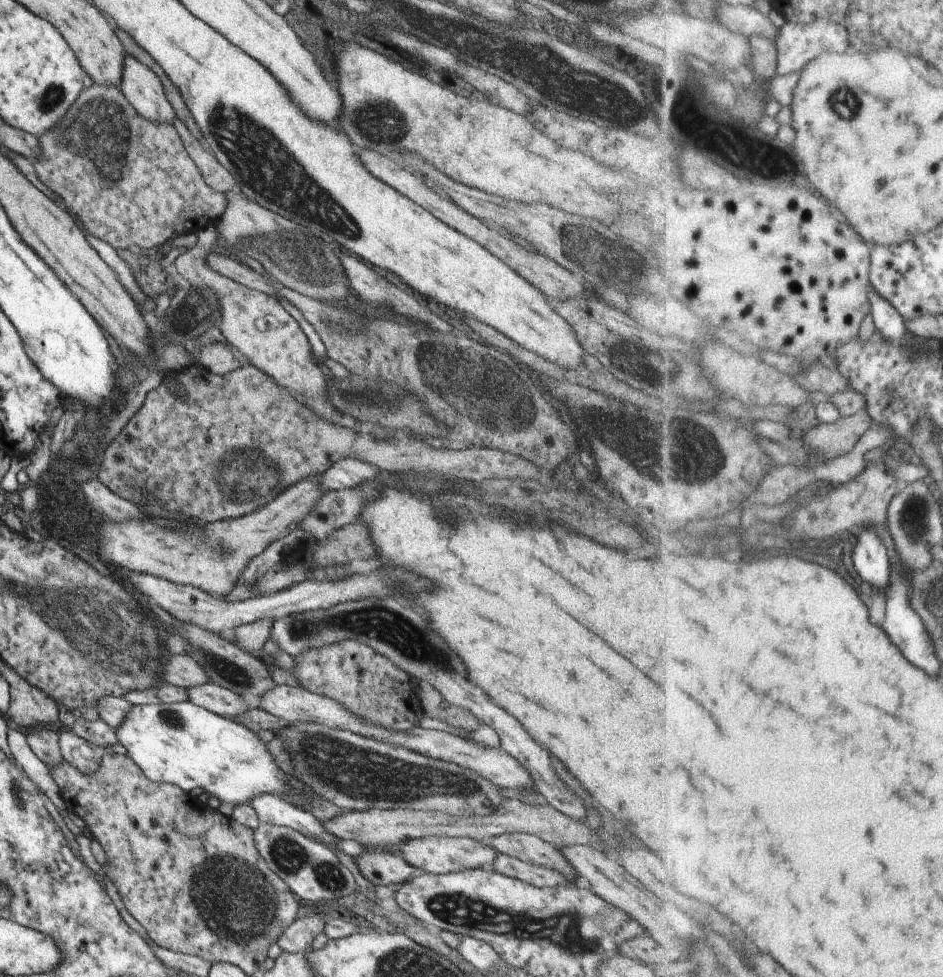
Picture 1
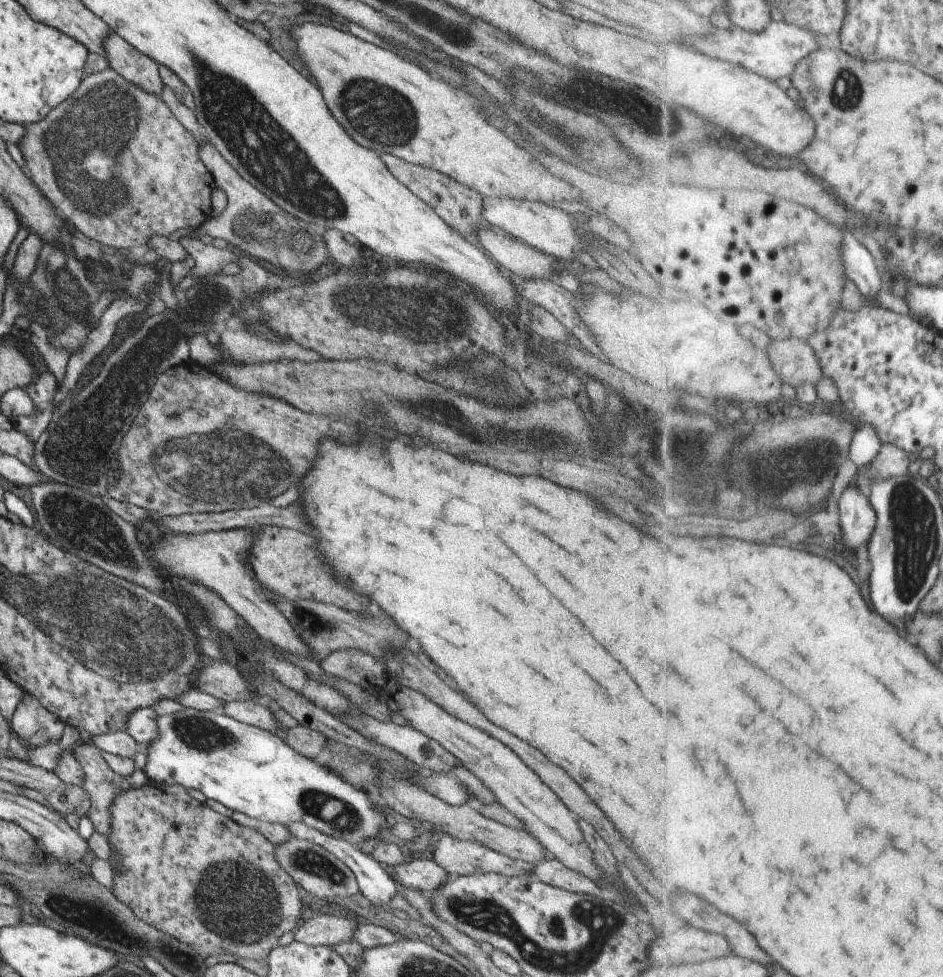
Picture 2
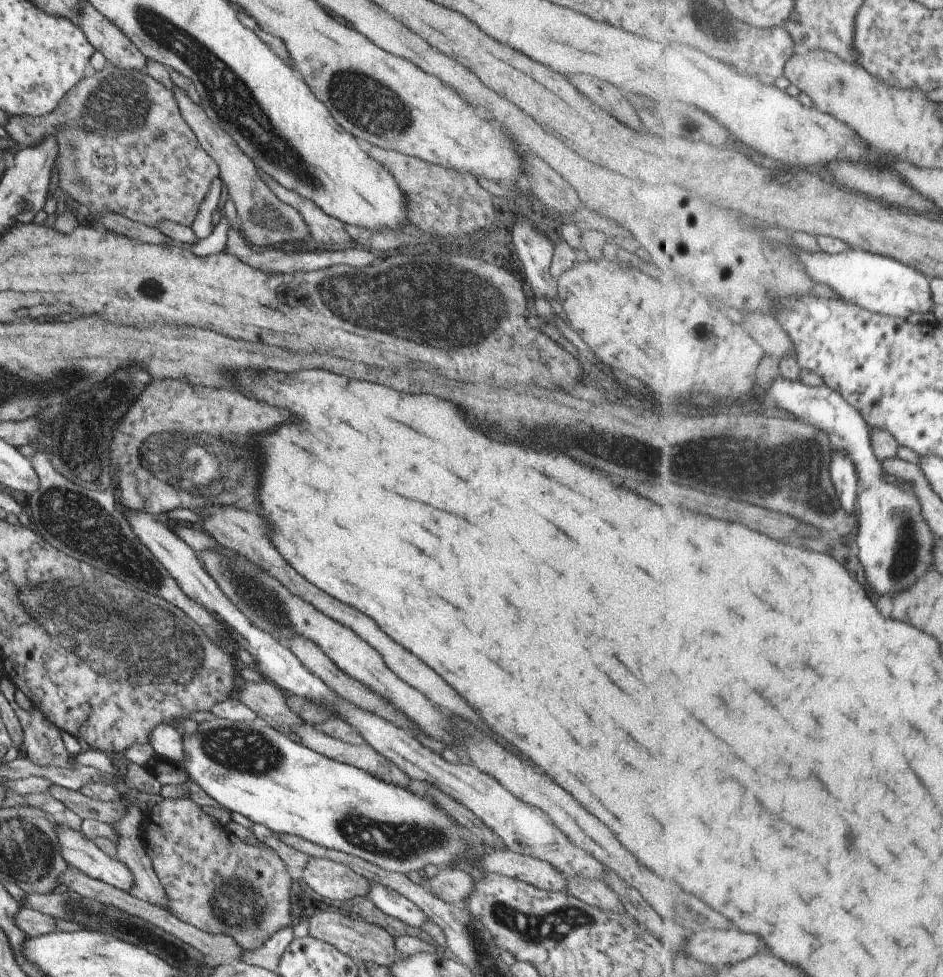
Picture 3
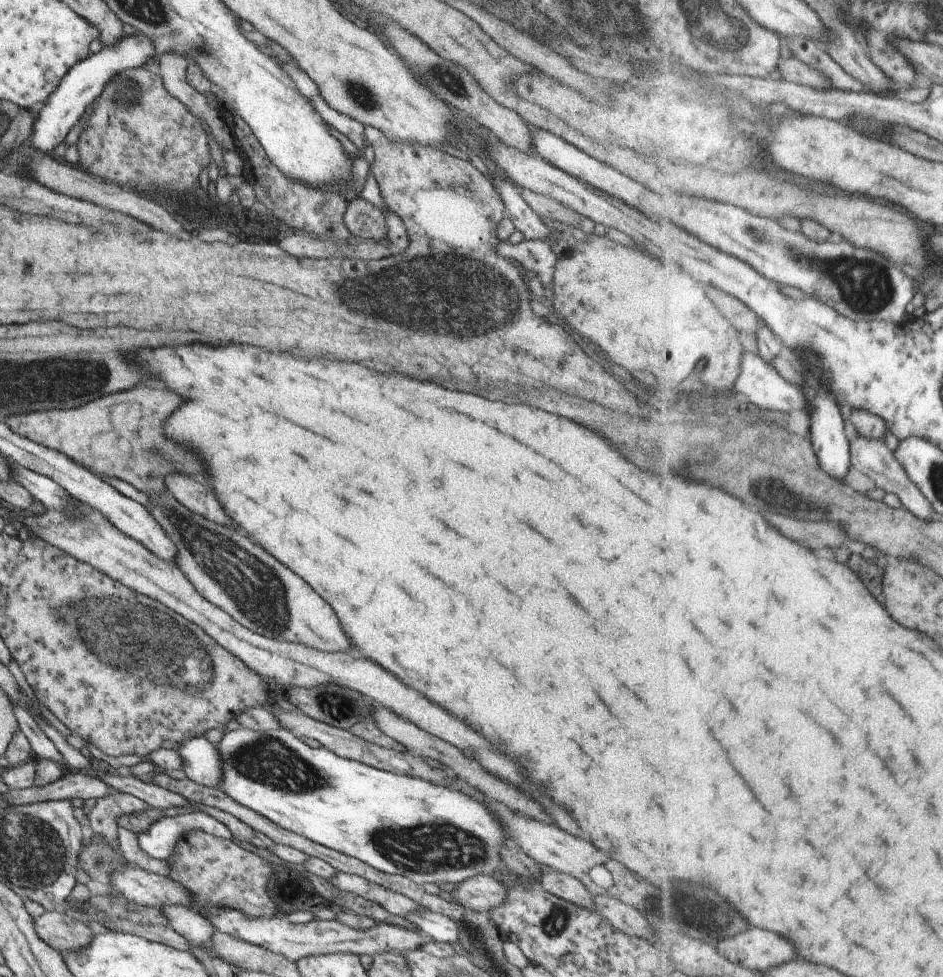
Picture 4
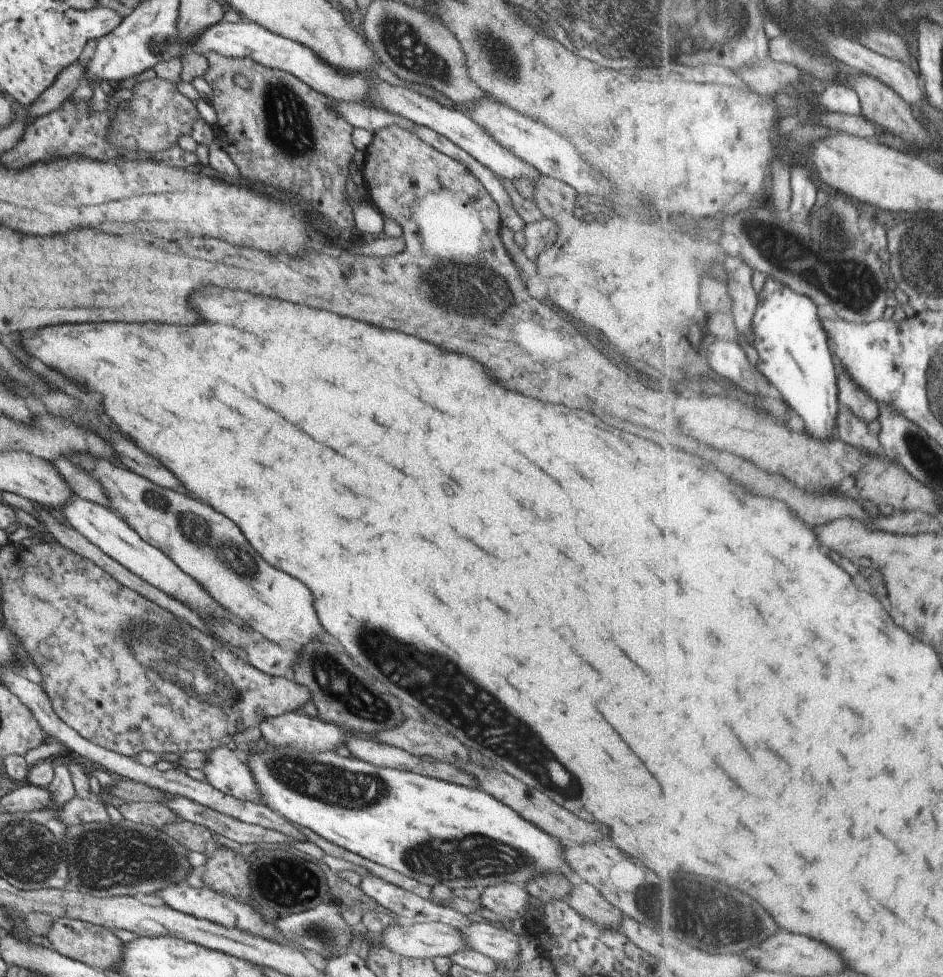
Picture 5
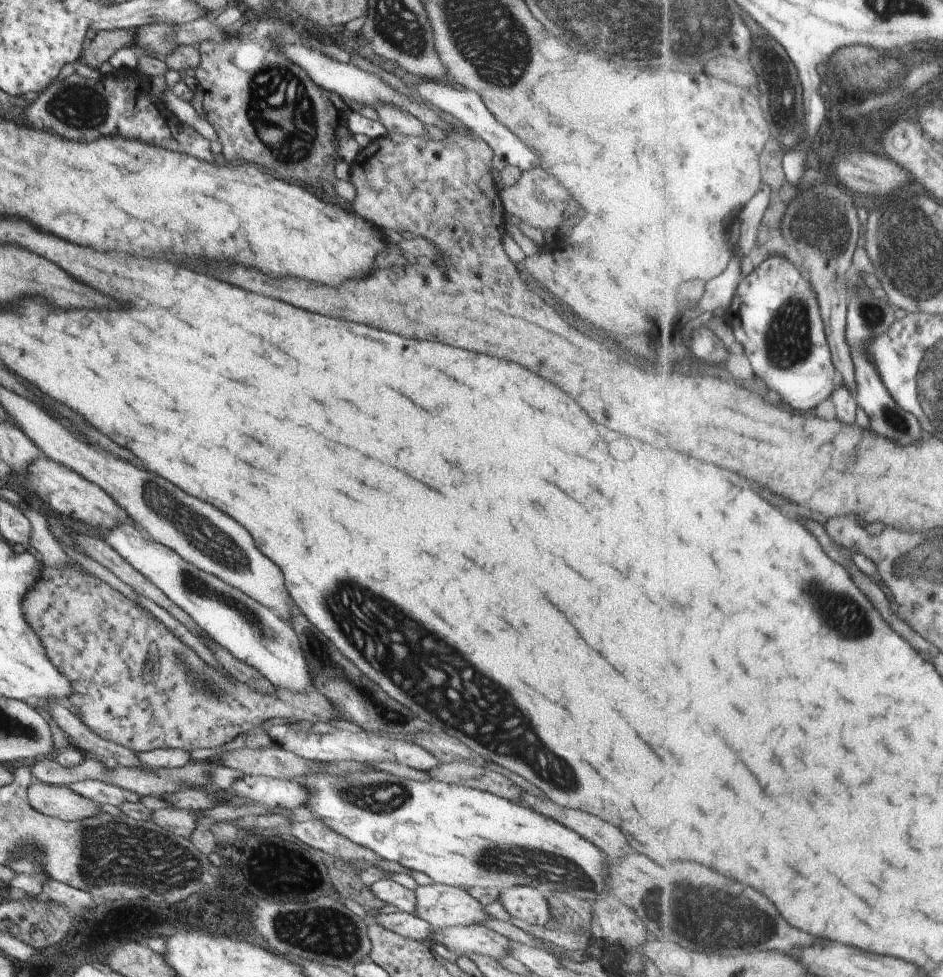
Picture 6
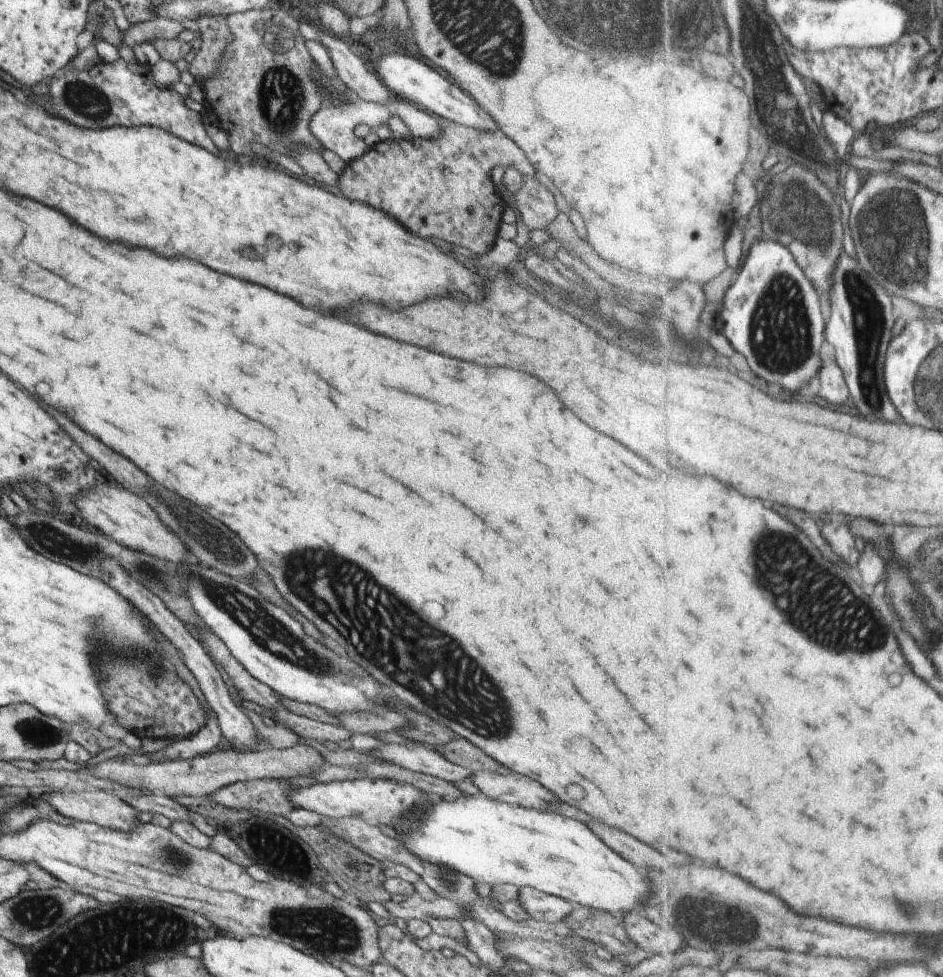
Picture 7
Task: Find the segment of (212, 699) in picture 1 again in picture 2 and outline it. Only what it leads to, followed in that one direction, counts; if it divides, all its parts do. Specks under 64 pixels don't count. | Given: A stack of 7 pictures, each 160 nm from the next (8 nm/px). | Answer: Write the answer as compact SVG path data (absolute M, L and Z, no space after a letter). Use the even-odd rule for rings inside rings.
M256 700L222 702L221 712L239 722L273 732L279 723L265 703Z

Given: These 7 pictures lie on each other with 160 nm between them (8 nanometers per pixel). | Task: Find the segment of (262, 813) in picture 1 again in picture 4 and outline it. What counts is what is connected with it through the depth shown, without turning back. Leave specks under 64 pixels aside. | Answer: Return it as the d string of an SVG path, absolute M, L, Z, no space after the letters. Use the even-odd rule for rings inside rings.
M421 910L419 913L408 914L404 918L433 941L455 944L460 940L457 924L445 915Z

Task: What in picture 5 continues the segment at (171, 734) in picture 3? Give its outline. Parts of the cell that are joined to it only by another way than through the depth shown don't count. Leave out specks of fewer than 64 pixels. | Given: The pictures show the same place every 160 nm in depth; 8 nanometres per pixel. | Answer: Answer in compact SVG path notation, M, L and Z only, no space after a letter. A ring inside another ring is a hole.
M223 746L207 751L206 755L206 765L201 770L207 783L237 800L262 802L250 768L236 751Z

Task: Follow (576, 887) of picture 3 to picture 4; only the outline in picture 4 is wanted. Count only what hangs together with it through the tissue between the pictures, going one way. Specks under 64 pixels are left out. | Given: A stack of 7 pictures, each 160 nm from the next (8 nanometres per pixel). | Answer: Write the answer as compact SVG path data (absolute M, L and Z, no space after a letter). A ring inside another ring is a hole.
M596 895L593 898L594 910L606 918L614 929L628 937L640 937L644 933L648 917L642 906L633 908L605 895Z

